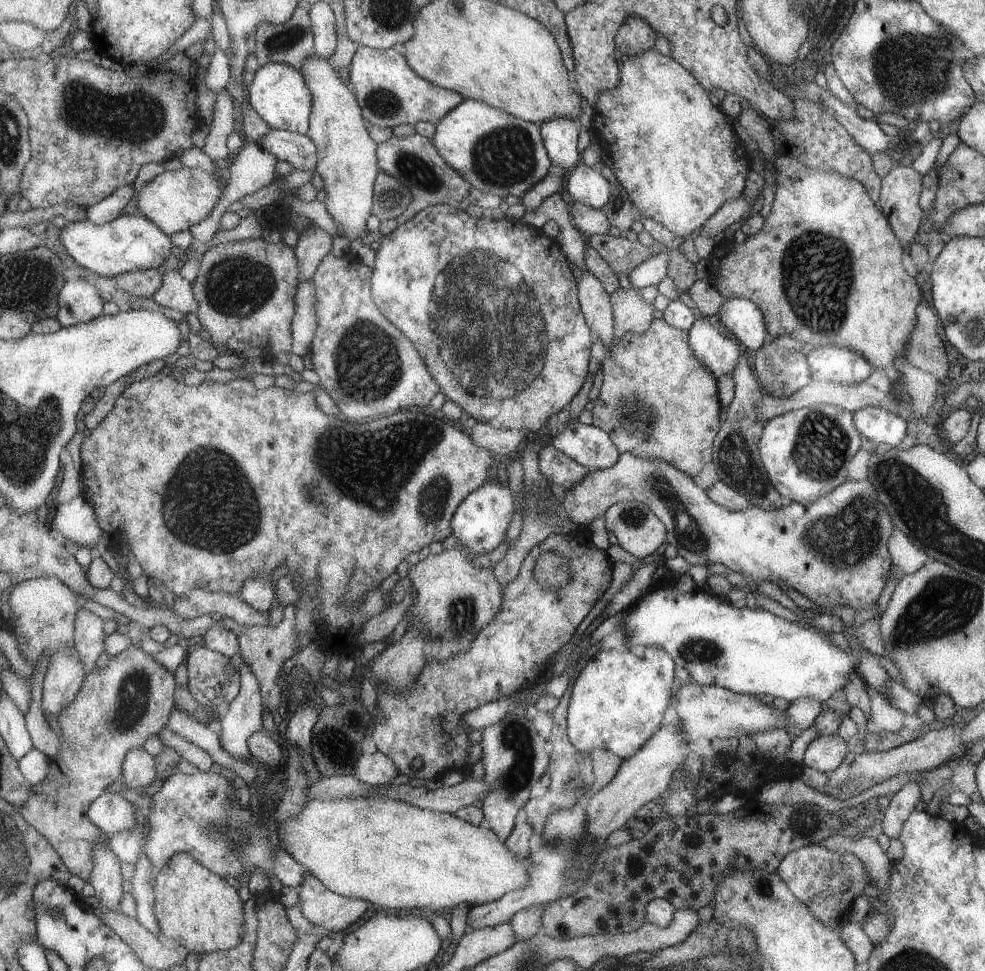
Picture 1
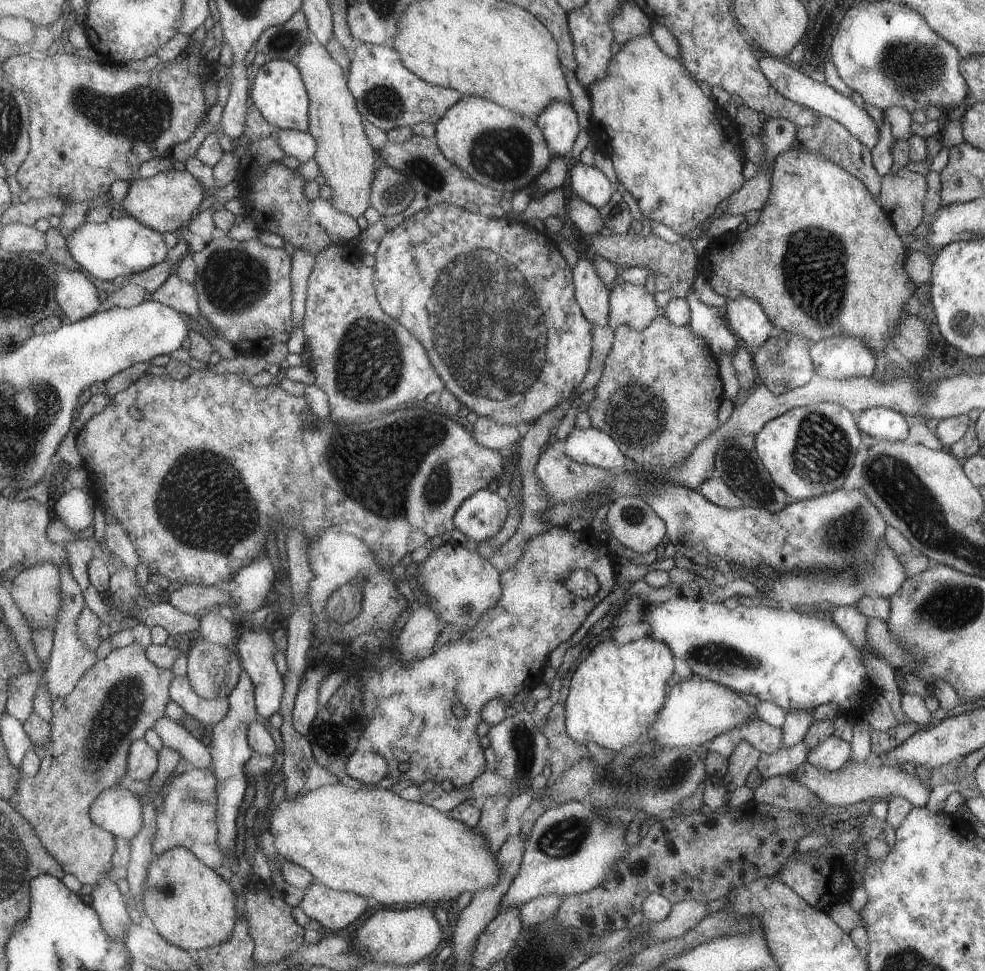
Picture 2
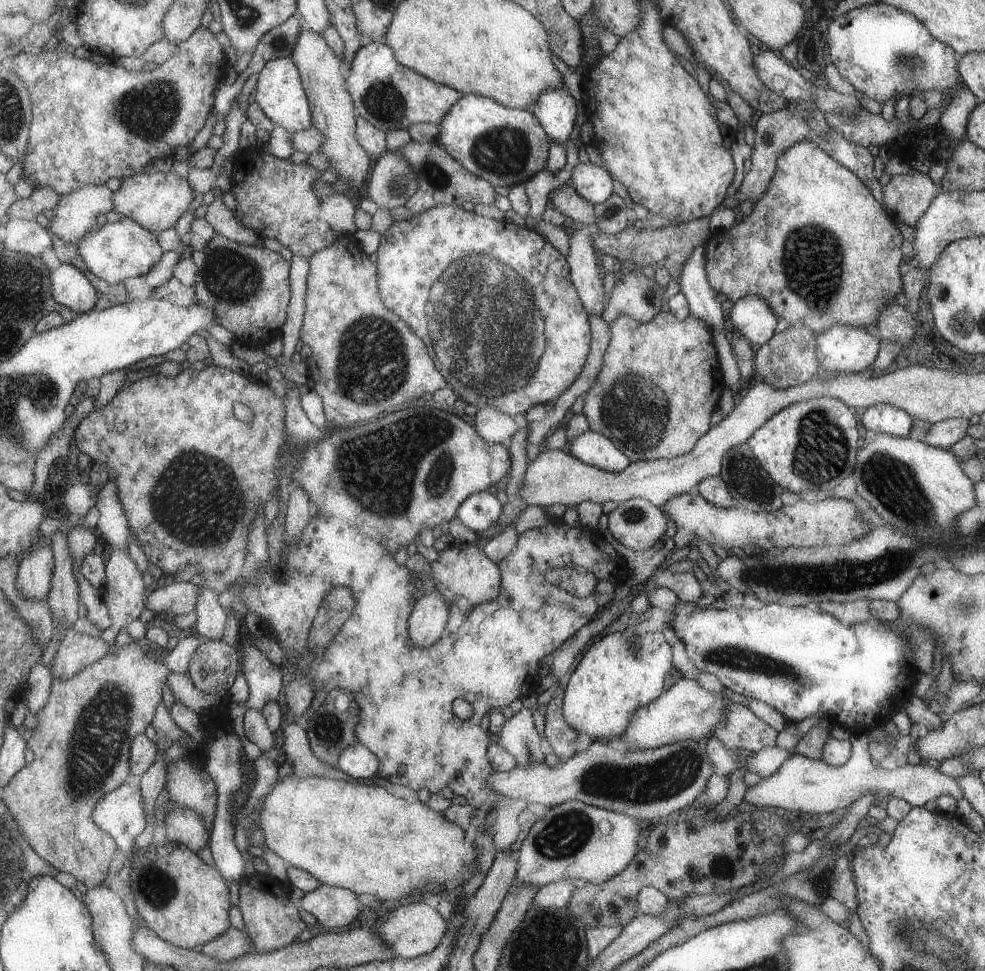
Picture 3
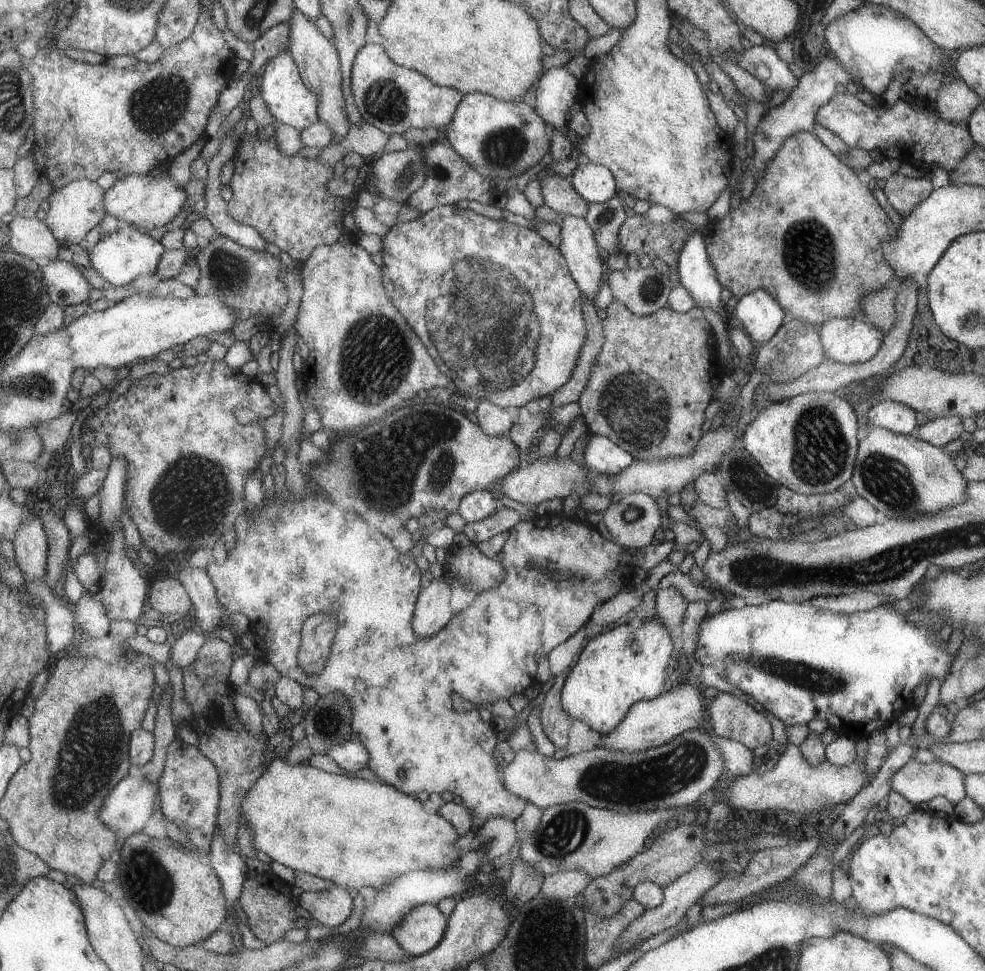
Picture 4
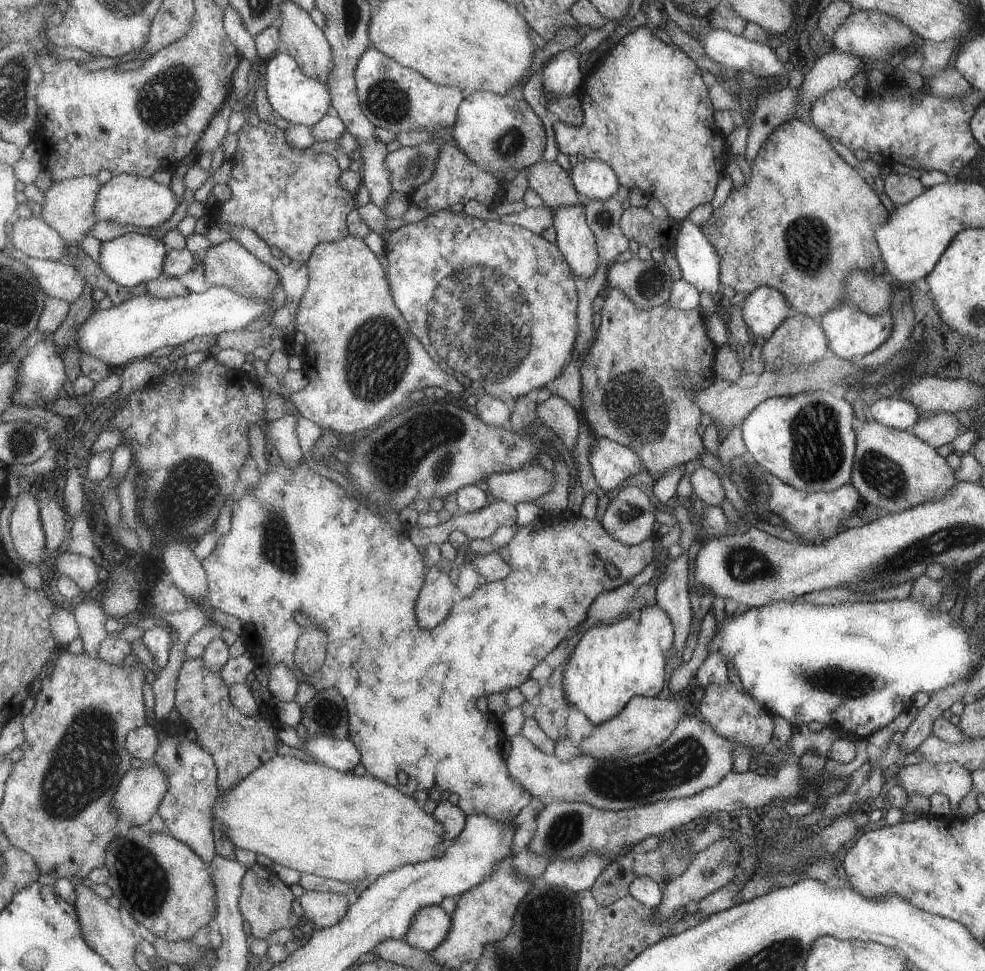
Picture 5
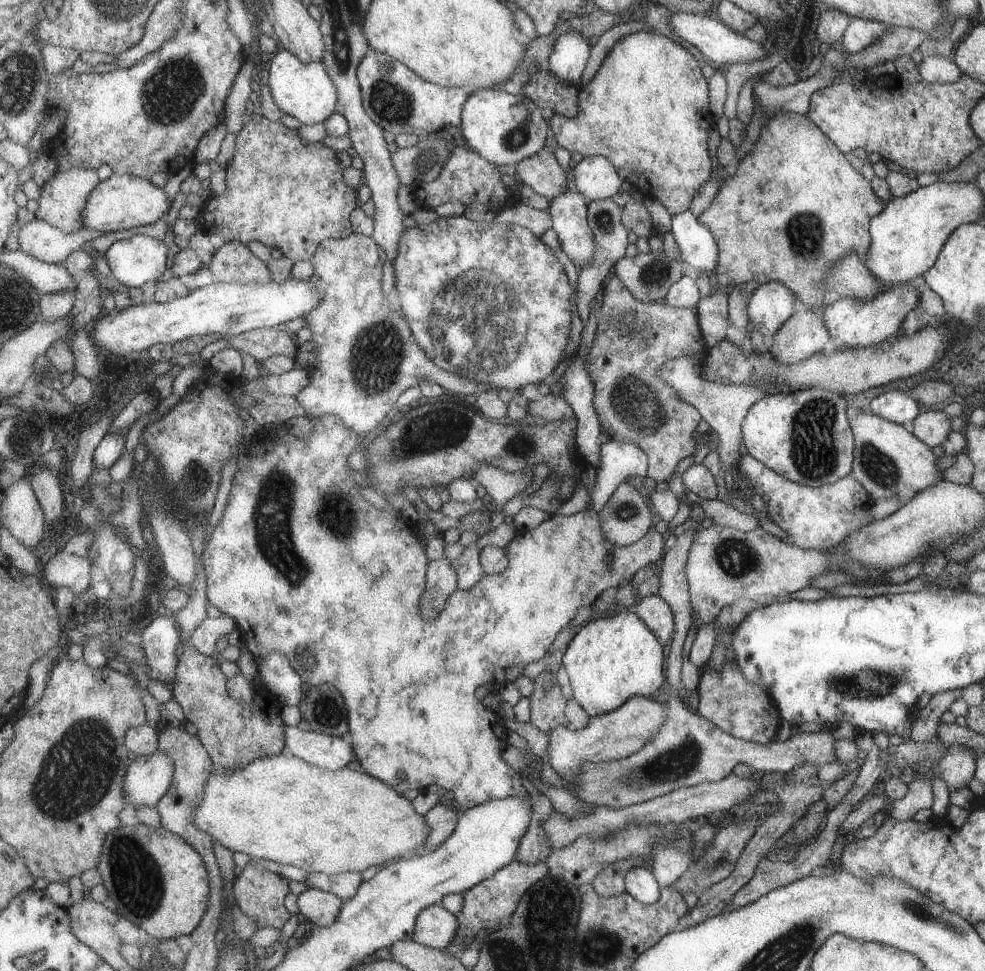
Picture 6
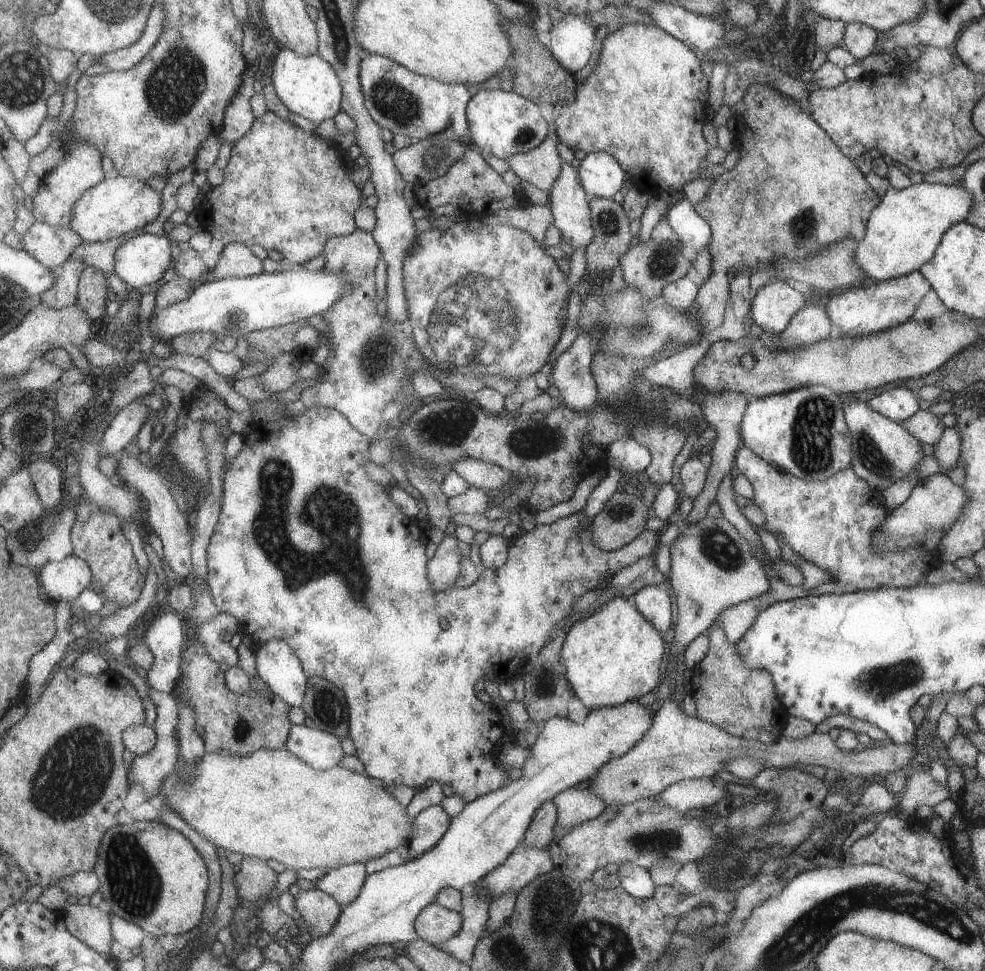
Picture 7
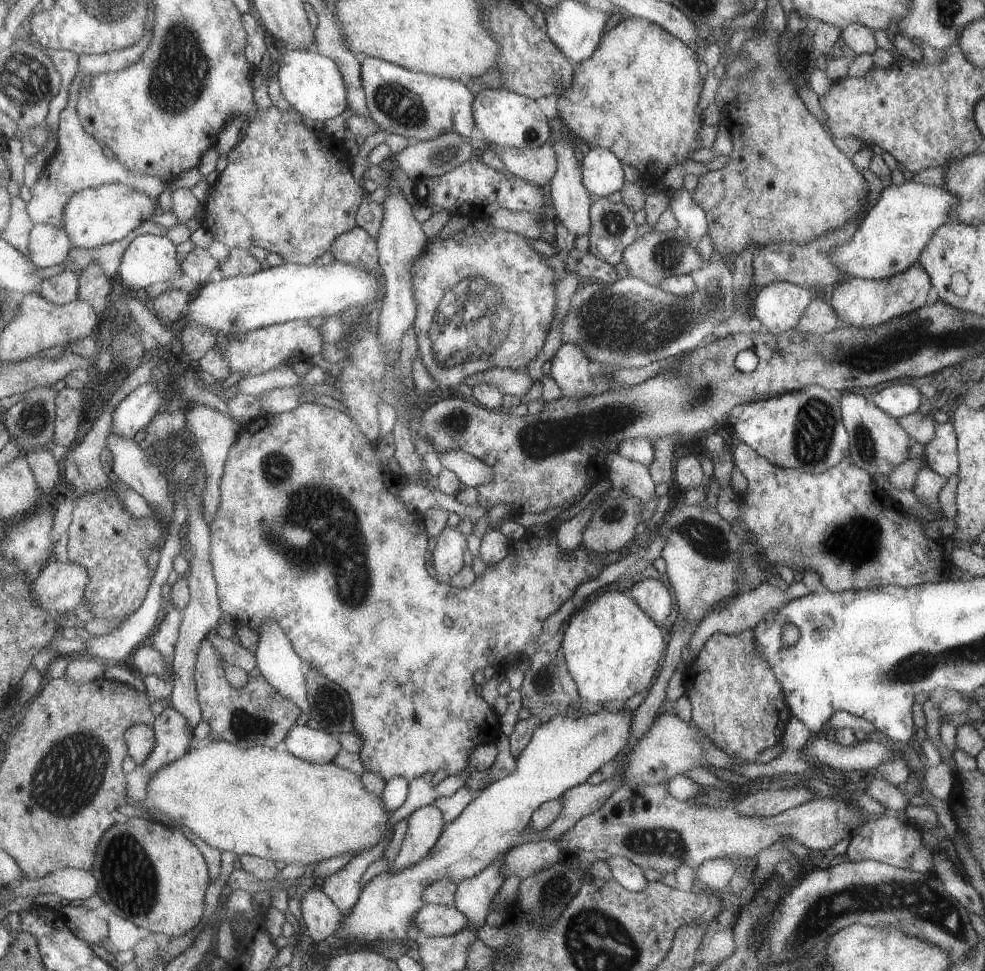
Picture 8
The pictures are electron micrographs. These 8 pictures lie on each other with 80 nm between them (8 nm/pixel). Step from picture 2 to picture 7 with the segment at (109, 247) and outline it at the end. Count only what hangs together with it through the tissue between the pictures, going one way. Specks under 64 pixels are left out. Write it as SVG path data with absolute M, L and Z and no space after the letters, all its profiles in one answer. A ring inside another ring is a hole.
M141 234L117 250L115 273L128 288L151 285L171 266L173 248L167 236Z

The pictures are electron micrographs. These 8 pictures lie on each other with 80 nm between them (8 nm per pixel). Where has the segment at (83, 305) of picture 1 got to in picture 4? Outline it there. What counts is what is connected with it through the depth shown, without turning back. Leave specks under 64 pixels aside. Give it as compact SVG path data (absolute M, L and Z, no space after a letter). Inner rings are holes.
M55 260L42 269L52 301L67 308L89 300L91 286L77 266L63 260Z

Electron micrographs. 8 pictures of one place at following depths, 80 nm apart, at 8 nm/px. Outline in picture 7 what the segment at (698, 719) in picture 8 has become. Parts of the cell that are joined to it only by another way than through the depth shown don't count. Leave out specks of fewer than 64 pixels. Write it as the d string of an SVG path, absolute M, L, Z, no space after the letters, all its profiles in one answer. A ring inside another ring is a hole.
M717 619L708 628L707 639L709 640L708 649L705 656L691 669L689 676L689 685L691 696L695 702L695 718L711 726L717 726L725 734L733 738L742 738L743 740L753 740L763 746L773 744L779 738L781 728L785 726L787 710L781 703L776 694L775 682L772 680L772 674L763 670L763 668L748 668L745 665L744 658L740 656L740 650L737 649L736 642L727 642L721 626Z

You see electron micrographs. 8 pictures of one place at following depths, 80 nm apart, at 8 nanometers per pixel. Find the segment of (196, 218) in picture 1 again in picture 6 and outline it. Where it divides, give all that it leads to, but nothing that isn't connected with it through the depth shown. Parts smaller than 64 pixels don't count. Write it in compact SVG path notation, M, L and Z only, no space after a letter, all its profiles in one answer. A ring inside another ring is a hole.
M117 175L102 181L87 198L87 206L81 214L83 227L107 233L128 230L139 226L155 224L164 220L171 208L171 200L167 192L145 178L131 175Z

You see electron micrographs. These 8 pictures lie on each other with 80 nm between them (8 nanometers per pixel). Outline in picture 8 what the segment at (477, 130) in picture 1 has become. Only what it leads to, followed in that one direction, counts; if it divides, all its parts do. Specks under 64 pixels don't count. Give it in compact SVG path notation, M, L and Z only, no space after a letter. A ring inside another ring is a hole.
M503 87L496 90L487 88L481 90L473 99L473 122L475 128L483 133L483 138L488 144L497 148L519 148L522 150L541 147L549 138L549 126L545 116L539 112L535 100L507 91Z

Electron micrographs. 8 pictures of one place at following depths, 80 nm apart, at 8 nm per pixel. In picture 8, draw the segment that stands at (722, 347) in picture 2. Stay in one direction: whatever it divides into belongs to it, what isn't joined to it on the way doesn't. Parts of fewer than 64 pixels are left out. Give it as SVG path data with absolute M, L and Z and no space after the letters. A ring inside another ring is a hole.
M682 187L669 195L668 208L673 213L679 228L682 228L689 238L701 239L705 232L708 233L705 214L693 202L691 194L685 188Z

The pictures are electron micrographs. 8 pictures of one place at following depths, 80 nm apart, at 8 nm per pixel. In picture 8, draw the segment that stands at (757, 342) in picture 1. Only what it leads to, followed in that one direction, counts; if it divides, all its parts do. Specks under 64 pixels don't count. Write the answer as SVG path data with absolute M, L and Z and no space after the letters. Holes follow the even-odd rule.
M788 281L767 284L756 289L751 316L761 323L762 329L778 336L797 325L815 295L815 291Z

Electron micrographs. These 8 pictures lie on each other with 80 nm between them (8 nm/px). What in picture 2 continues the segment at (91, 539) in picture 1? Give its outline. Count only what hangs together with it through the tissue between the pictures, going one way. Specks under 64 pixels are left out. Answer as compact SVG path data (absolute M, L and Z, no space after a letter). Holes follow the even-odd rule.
M81 489L63 494L55 504L57 518L70 531L79 534L95 524L95 500Z

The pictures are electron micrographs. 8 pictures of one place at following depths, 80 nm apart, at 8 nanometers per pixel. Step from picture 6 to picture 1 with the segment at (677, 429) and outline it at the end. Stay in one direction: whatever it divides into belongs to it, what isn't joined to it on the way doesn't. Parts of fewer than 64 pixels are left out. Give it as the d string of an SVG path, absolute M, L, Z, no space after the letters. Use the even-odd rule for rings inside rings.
M662 318L653 319L647 331L640 335L634 332L624 332L609 350L609 354L601 361L601 372L603 374L602 384L598 397L592 408L592 424L604 430L615 445L619 453L631 452L635 456L645 457L646 459L661 459L671 463L690 477L701 472L701 468L711 460L712 440L719 428L719 402L717 402L717 380L701 363L688 345L688 332L669 326Z

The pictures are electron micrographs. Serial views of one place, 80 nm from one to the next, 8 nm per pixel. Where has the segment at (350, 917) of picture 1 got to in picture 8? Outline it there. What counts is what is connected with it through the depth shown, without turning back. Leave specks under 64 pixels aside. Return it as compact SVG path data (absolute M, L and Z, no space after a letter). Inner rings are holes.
M320 885L310 888L301 901L302 923L314 944L323 943L341 930L345 915Z

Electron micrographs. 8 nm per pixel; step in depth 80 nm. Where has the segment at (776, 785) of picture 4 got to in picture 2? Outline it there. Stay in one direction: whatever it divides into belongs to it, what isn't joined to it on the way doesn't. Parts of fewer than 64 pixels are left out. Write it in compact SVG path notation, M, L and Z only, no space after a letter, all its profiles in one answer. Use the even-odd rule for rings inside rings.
M861 714L861 717L859 718L853 718L853 720L855 720L855 722L853 725L853 730L852 730L852 738L849 743L850 744L850 758L849 760L847 760L847 764L843 764L843 766L839 770L836 770L836 771L822 771L821 769L818 769L817 767L814 767L813 765L810 765L809 763L804 762L801 765L799 765L798 768L794 772L792 771L792 773L795 775L794 779L796 781L799 781L801 784L804 784L811 792L814 792L817 795L817 798L820 798L820 801L822 802L821 807L825 807L825 808L827 808L827 806L845 807L845 806L849 806L849 804L853 804L855 802L860 802L861 800L865 800L866 798L870 798L875 801L879 799L887 800L890 797L905 797L912 804L913 807L924 807L924 804L927 800L927 796L929 792L931 791L930 785L929 785L929 789L923 786L923 784L921 784L921 780L919 780L915 772L912 770L912 768L901 768L901 767L895 768L895 767L887 766L885 764L883 764L883 766L877 766L876 763L872 763L871 766L869 766L869 764L867 764L867 762L865 762L864 760L870 758L870 755L869 755L869 736L870 736L870 729L871 729L870 725L864 718L863 714Z

